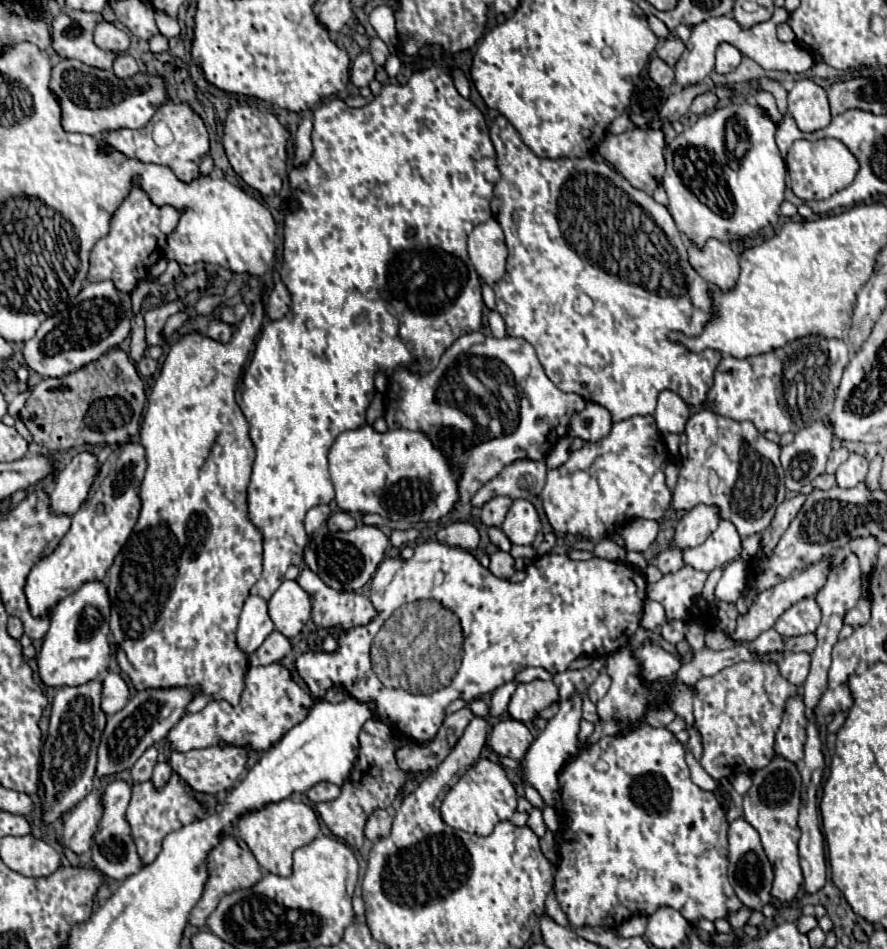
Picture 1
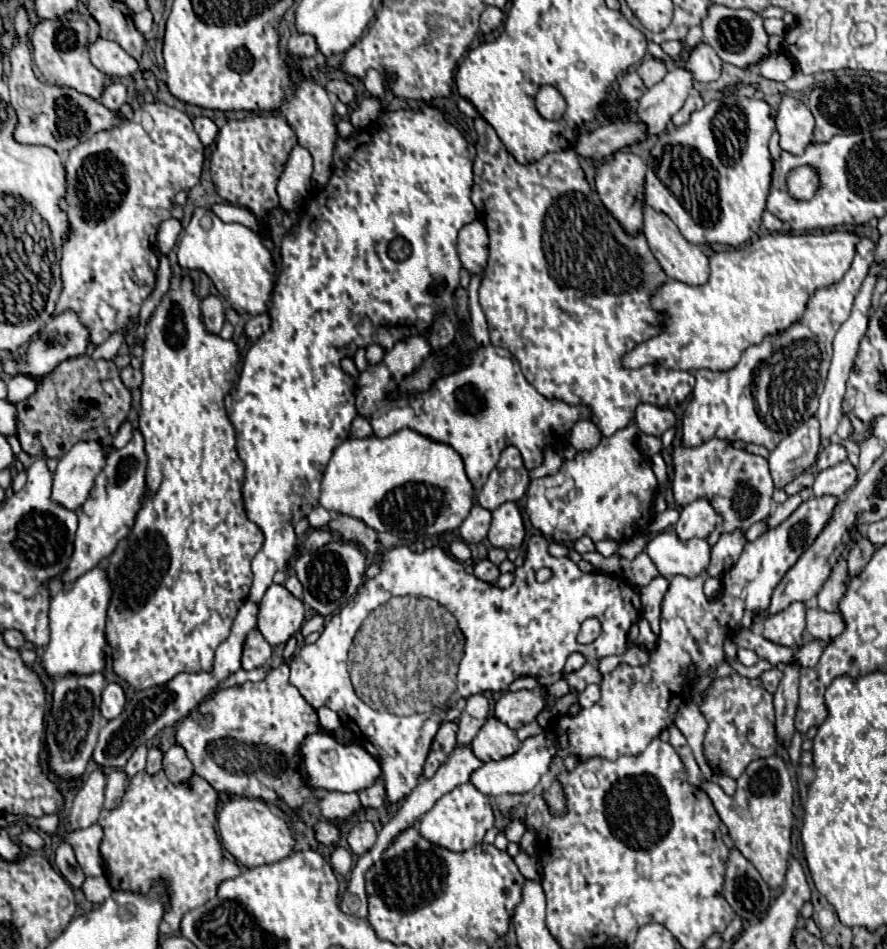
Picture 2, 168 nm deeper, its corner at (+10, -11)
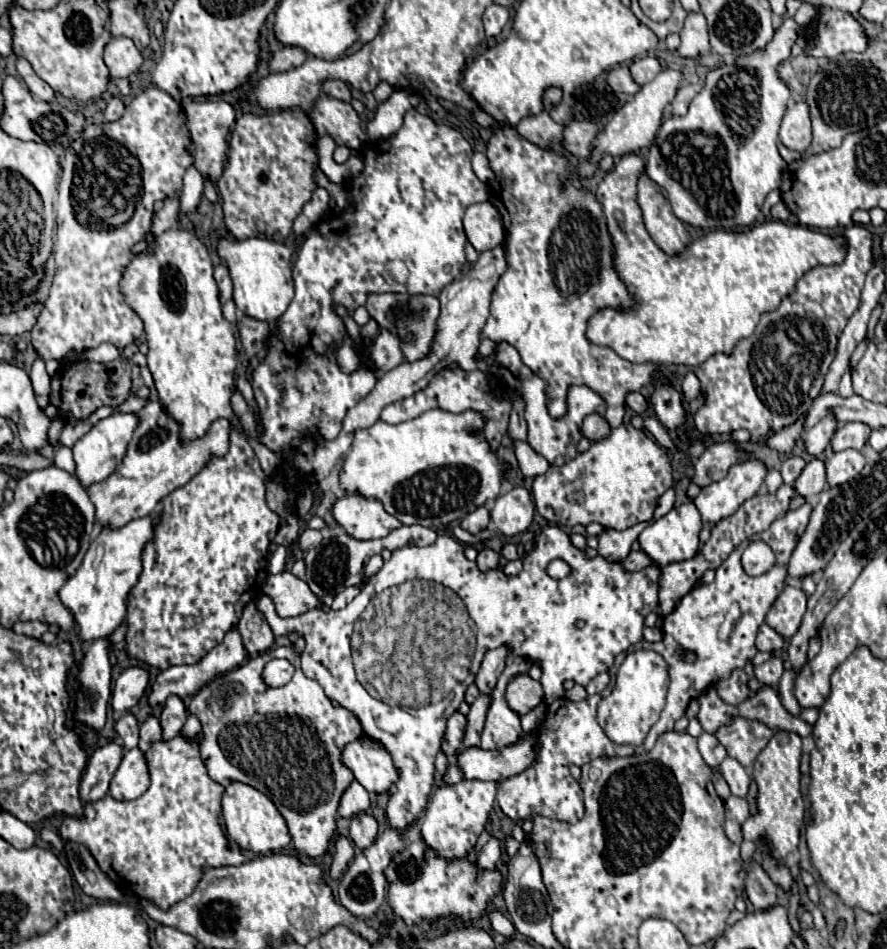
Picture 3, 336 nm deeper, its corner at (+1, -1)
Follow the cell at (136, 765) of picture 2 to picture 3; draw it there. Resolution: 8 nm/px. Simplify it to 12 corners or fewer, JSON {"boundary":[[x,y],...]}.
{"boundary":[[149,716],[141,724],[139,748],[149,750],[161,740],[161,726],[157,716]]}

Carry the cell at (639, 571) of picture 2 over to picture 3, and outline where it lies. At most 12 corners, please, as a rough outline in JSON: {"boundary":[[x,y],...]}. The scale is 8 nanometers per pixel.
{"boundary":[[641,550],[631,554],[621,562],[627,572],[637,570],[651,564]]}

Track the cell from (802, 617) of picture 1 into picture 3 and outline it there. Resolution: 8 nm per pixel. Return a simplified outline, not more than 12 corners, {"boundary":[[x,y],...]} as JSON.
{"boundary":[[785,586],[765,622],[783,638],[801,626],[807,596]]}

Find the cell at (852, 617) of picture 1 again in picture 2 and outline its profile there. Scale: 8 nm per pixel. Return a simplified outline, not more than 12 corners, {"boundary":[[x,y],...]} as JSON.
{"boundary":[[806,610],[806,630],[824,642],[846,628],[842,614]]}

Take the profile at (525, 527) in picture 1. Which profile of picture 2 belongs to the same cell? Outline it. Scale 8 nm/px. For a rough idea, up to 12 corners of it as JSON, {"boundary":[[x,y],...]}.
{"boundary":[[514,502],[492,512],[488,540],[496,548],[520,548],[526,529]]}

